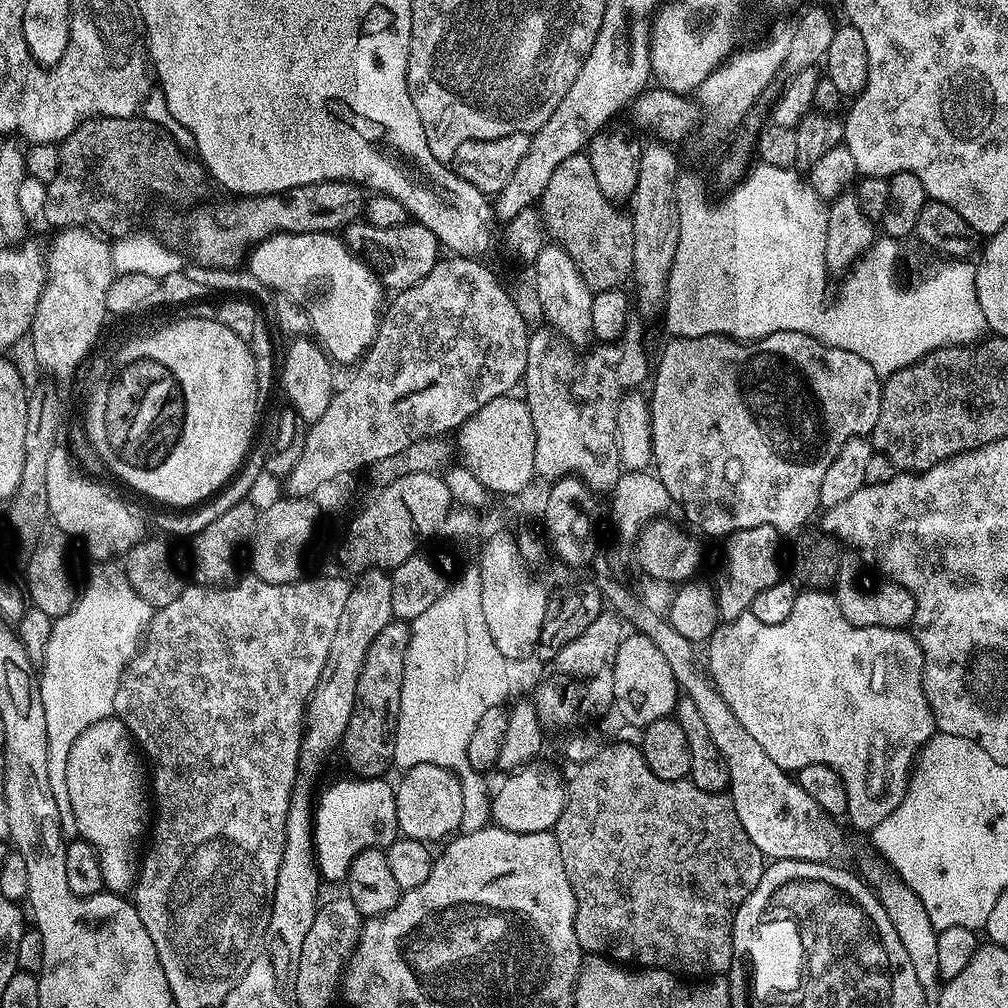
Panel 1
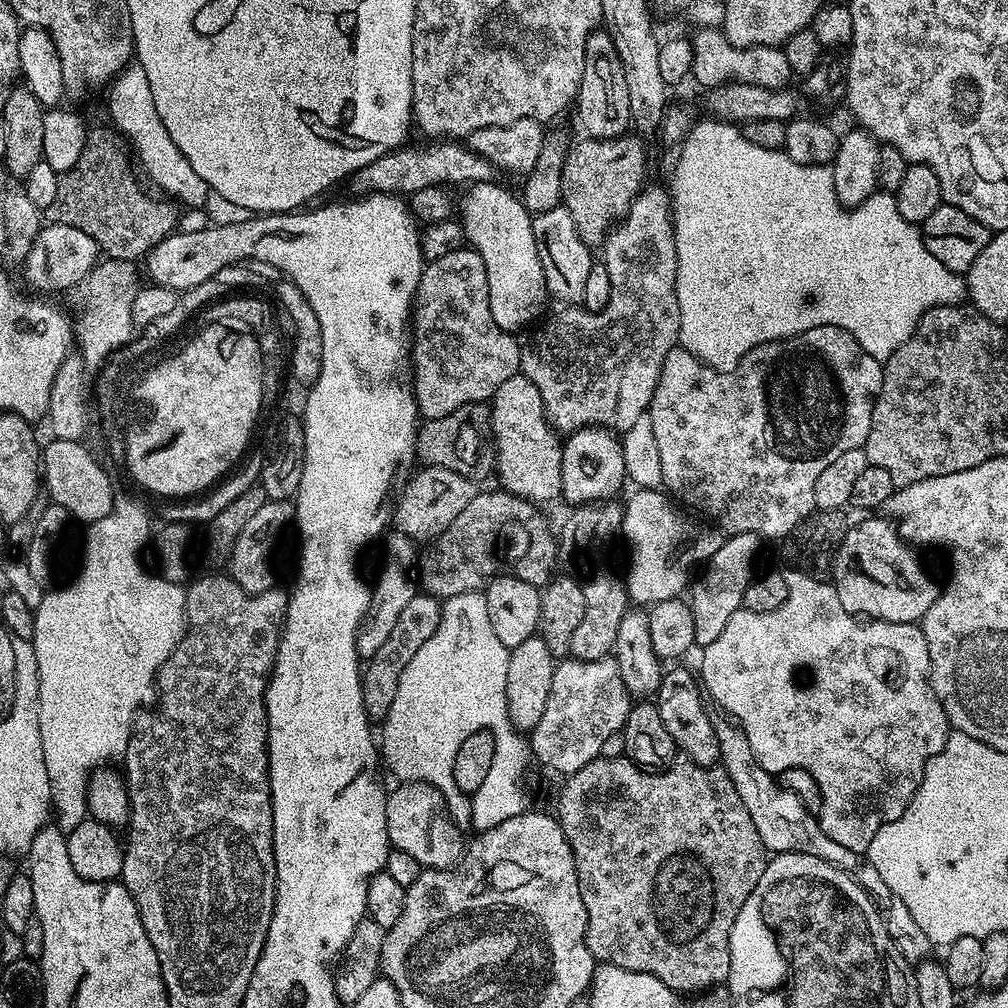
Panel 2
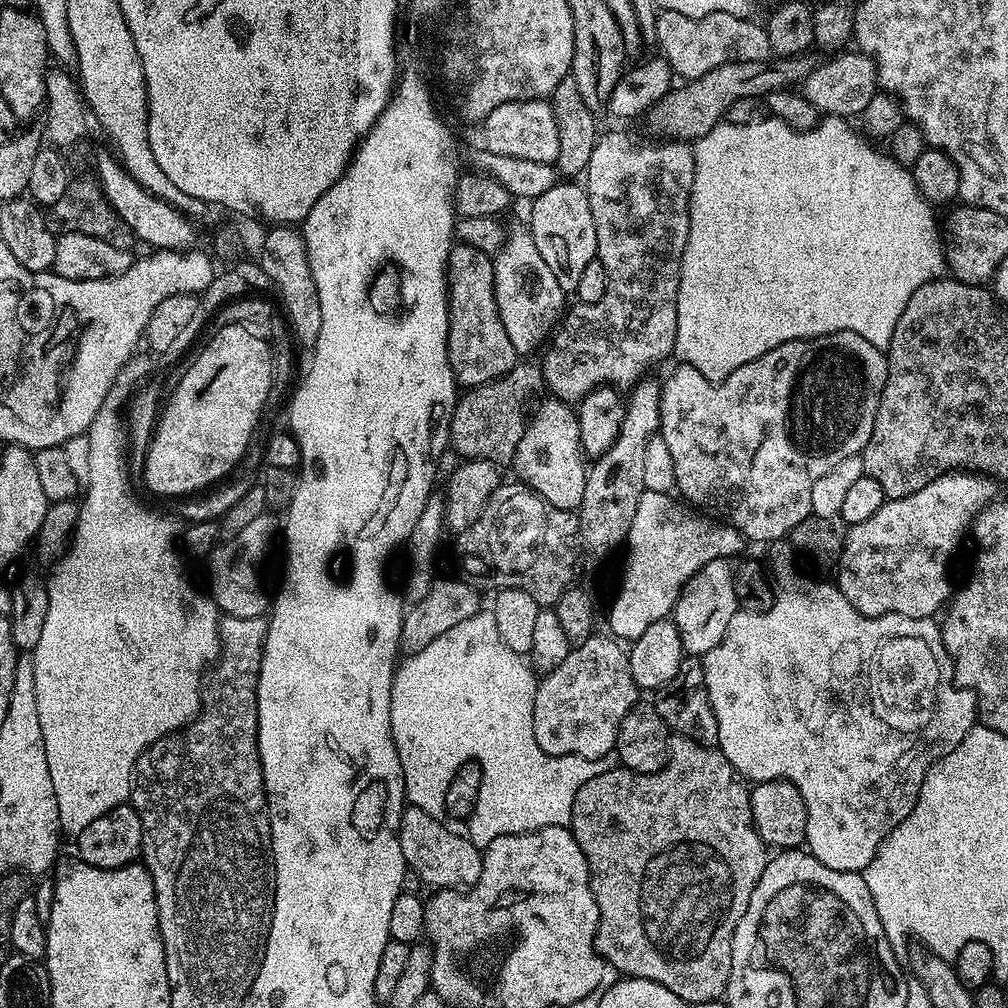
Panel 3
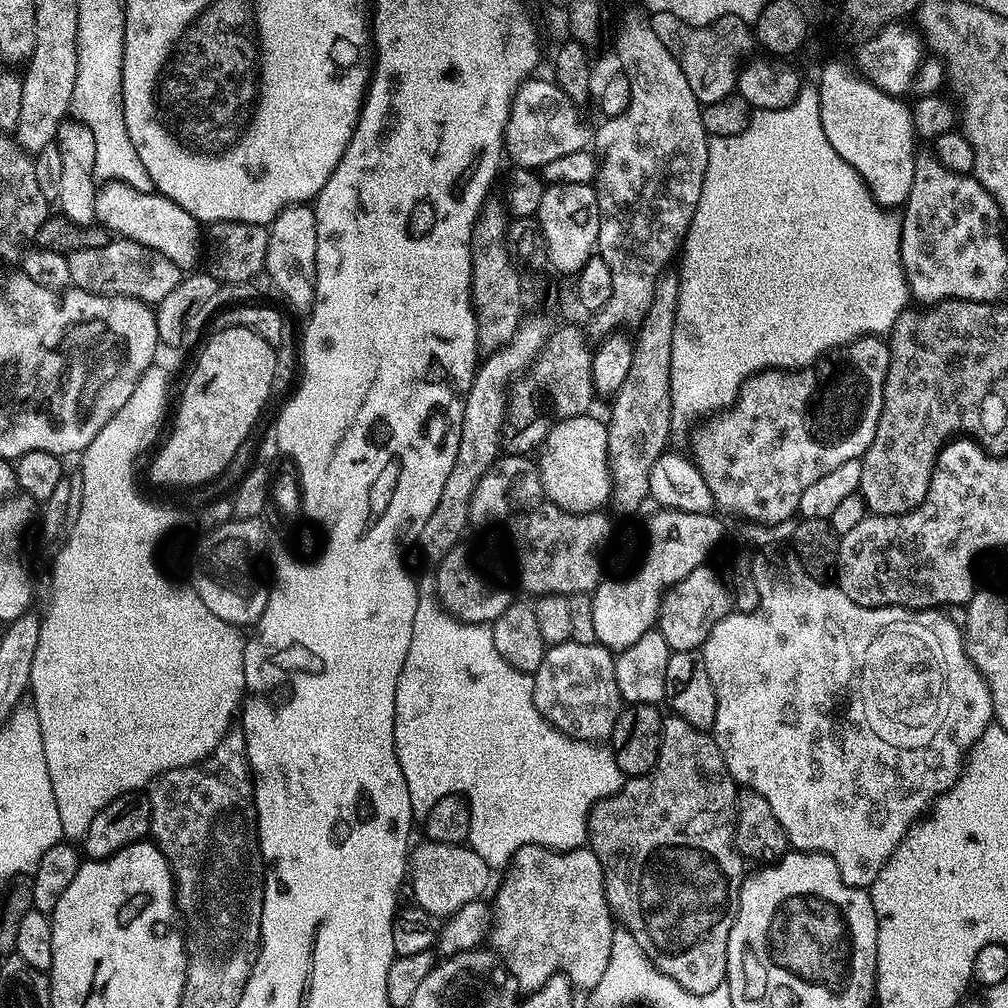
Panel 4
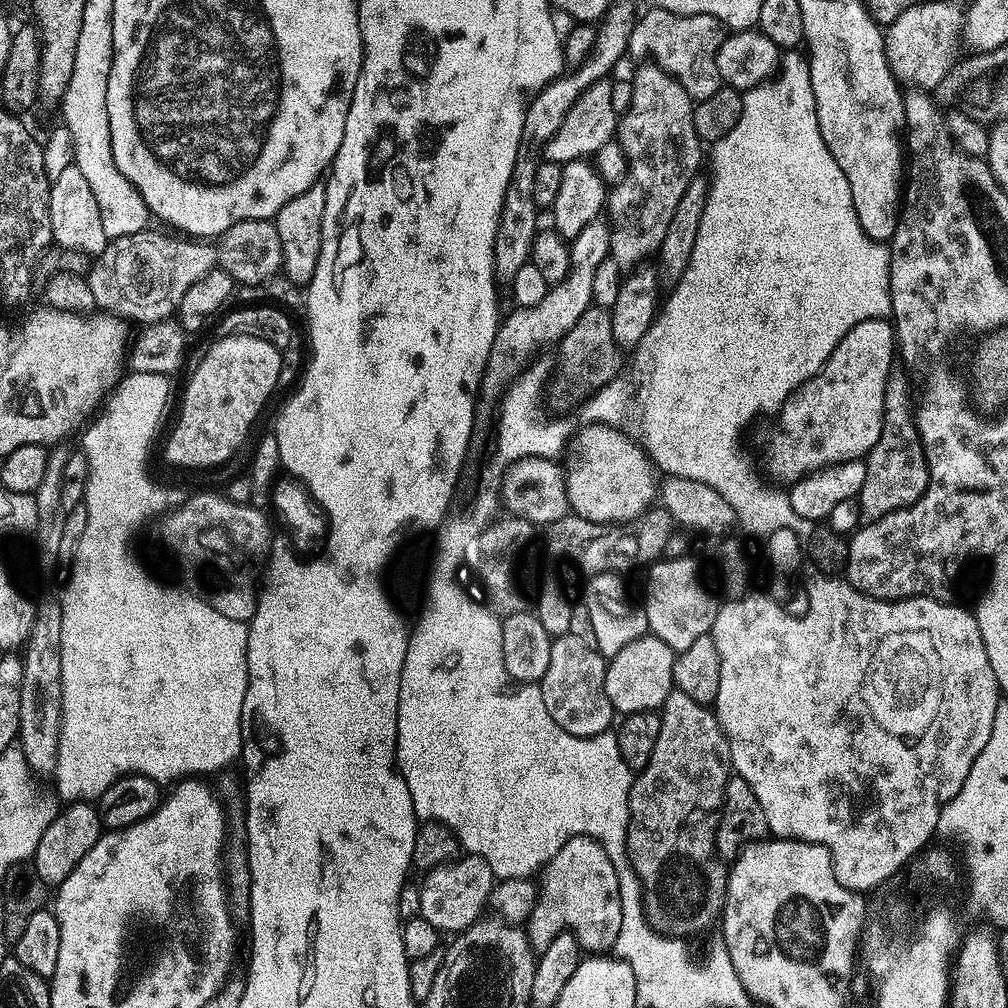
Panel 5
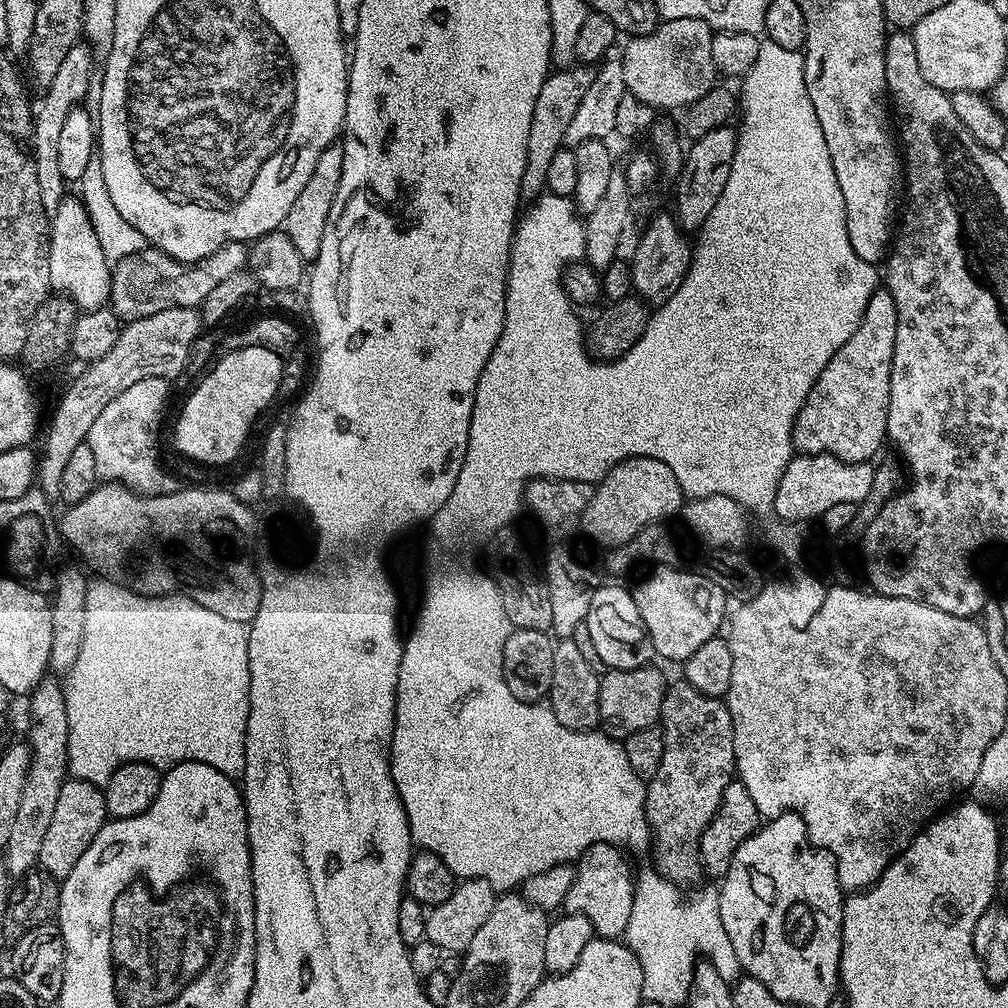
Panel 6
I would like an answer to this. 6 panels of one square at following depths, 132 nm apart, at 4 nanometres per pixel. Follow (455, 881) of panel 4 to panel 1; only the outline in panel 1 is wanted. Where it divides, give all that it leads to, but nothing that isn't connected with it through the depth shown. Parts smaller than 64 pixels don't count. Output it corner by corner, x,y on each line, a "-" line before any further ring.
415,764
401,776
395,785
399,831
407,839
425,842
451,837
462,822
462,786
456,773
439,764

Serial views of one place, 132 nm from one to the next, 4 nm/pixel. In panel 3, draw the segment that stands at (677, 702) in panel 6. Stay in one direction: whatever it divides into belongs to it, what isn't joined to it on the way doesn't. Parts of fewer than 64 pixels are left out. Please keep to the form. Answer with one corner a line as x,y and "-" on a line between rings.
669,735
668,763
661,772
652,772
649,776
641,776
623,766
615,766
609,772
600,770
586,786
578,790
572,807
572,823
570,831
578,846
584,852
588,863
588,873
592,879
592,893
598,902
600,925
596,928
596,950
601,960
609,969
617,968
624,978
649,980
666,986
678,998
686,1002
710,1002
719,1000
728,991
728,979
732,969
732,939
734,930
746,914
746,906
750,902
750,894
762,874
764,865
770,856
766,845
756,833
756,825
752,823
749,785
743,776
730,766
730,762
722,755
719,747
699,744
685,736

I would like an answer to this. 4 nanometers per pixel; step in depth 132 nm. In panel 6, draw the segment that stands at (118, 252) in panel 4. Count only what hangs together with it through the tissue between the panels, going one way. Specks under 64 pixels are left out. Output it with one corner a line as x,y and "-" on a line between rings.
235,240
197,260
195,264
184,264
167,256
155,246
145,247
144,251
115,261
112,268
112,294
110,307
121,321
127,322
158,314
158,310
171,308
199,309
206,294
218,286
218,282
230,278
230,274
245,271
248,263
249,245
242,240

